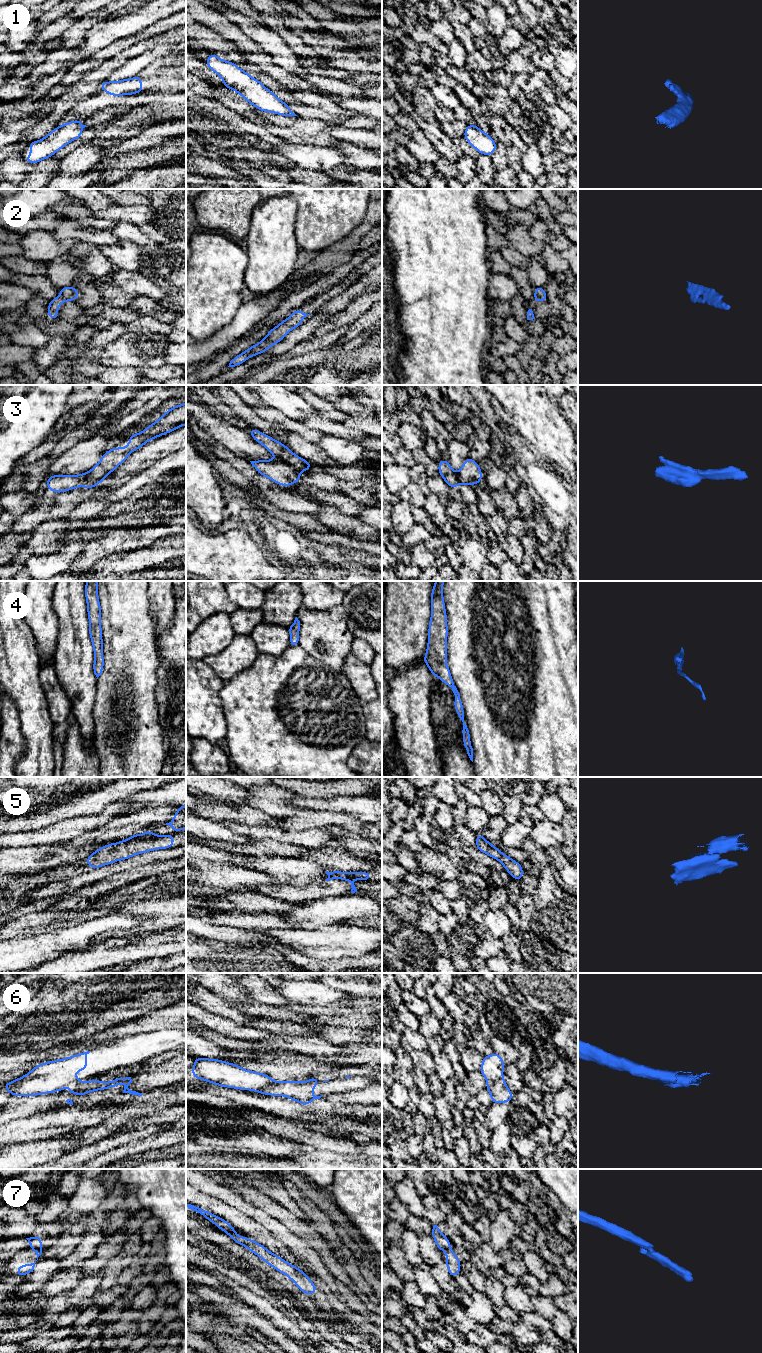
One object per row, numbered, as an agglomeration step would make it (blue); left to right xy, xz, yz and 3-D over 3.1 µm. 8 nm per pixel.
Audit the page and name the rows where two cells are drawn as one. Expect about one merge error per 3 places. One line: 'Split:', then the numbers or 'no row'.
Split: 3, 5, 6, 7

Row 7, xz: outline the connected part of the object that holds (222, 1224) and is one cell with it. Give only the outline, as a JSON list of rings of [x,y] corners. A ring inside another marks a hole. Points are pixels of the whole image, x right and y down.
[[[186,1204],[186,1206],[189,1209],[192,1209],[193,1211],[196,1211],[197,1213],[199,1213],[200,1215],[205,1217],[208,1221],[210,1221],[213,1224],[215,1224],[220,1230],[222,1230],[224,1232],[234,1232],[236,1234],[236,1230],[226,1220],[224,1220],[224,1219],[222,1219],[222,1218],[210,1213],[207,1210],[204,1210],[202,1208],[199,1208],[199,1207],[196,1207],[194,1205]]]

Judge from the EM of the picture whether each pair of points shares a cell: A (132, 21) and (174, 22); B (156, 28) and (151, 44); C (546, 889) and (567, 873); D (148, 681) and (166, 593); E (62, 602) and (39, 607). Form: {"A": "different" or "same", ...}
{"A": "different", "B": "different", "C": "different", "D": "different", "E": "different"}

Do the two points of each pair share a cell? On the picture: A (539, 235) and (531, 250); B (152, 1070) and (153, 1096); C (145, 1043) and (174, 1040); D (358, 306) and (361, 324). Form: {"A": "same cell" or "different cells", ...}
{"A": "different cells", "B": "different cells", "C": "same cell", "D": "different cells"}

